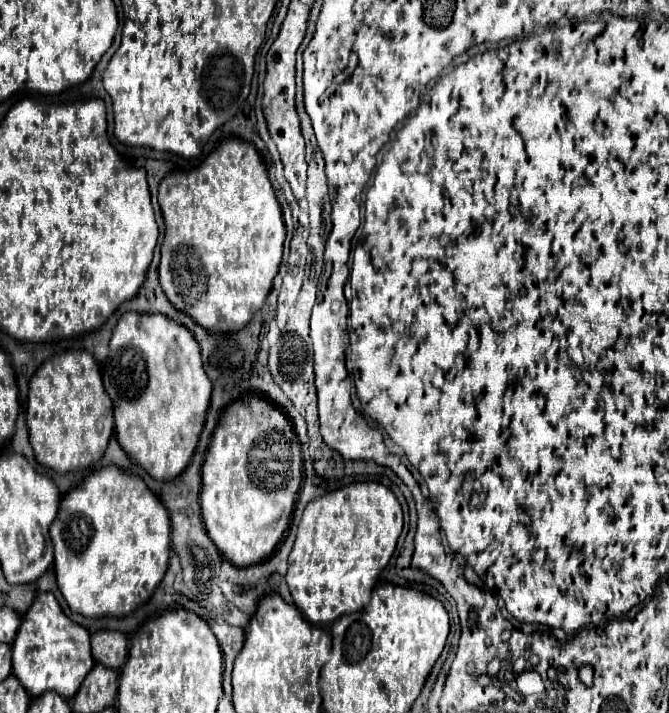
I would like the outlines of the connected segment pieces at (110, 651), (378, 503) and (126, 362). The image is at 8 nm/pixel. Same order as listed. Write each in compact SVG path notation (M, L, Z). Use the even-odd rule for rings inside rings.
M102 629L92 635L92 655L96 663L102 663L112 669L120 669L126 661L128 639L120 631Z
M352 483L310 501L300 519L286 573L292 599L302 615L314 625L330 625L340 615L366 607L400 533L400 503L382 483Z
M128 311L120 317L112 331L110 353L102 363L102 377L106 393L114 403L116 439L122 449L148 471L156 481L176 479L190 463L194 447L198 443L198 429L202 433L206 411L210 403L212 383L204 373L198 343L194 335L180 323L158 313L134 313Z

